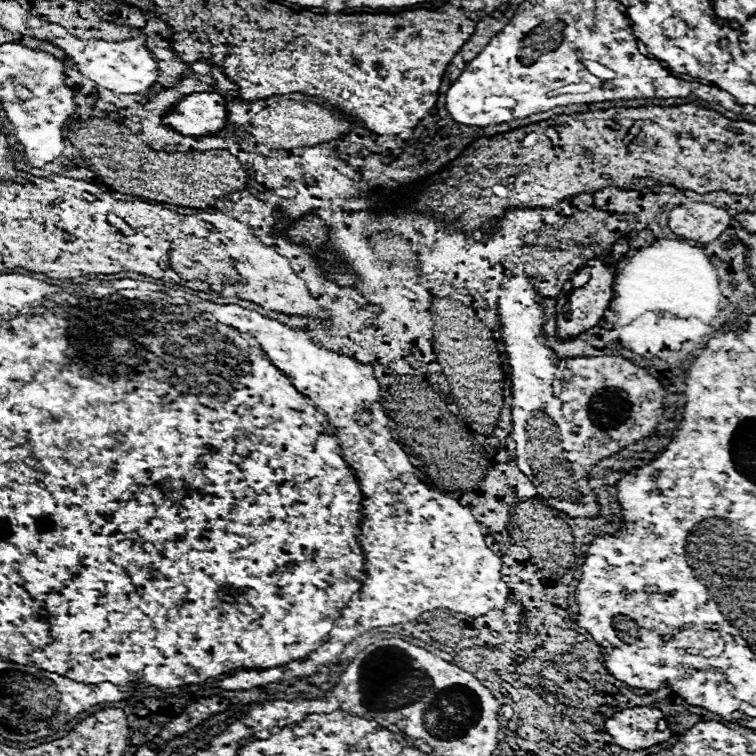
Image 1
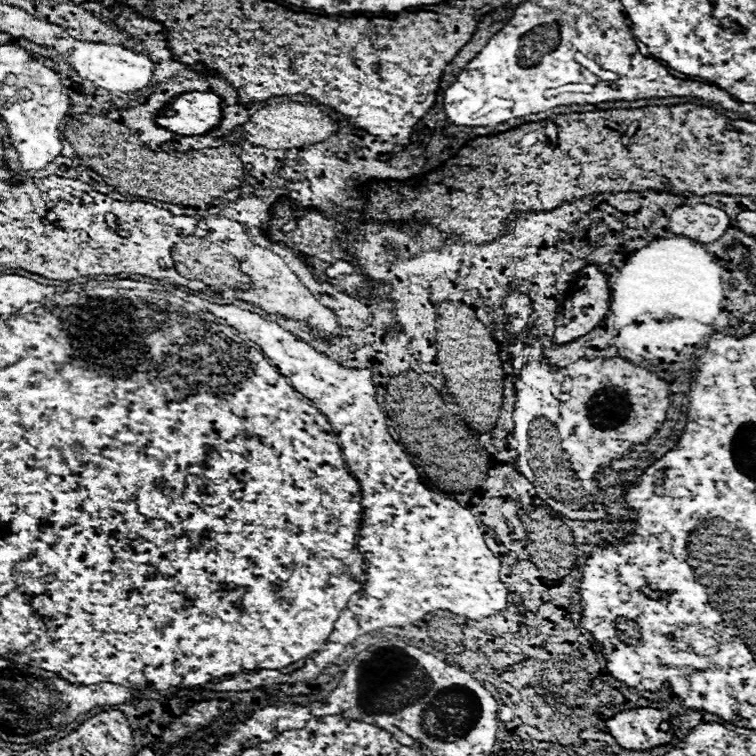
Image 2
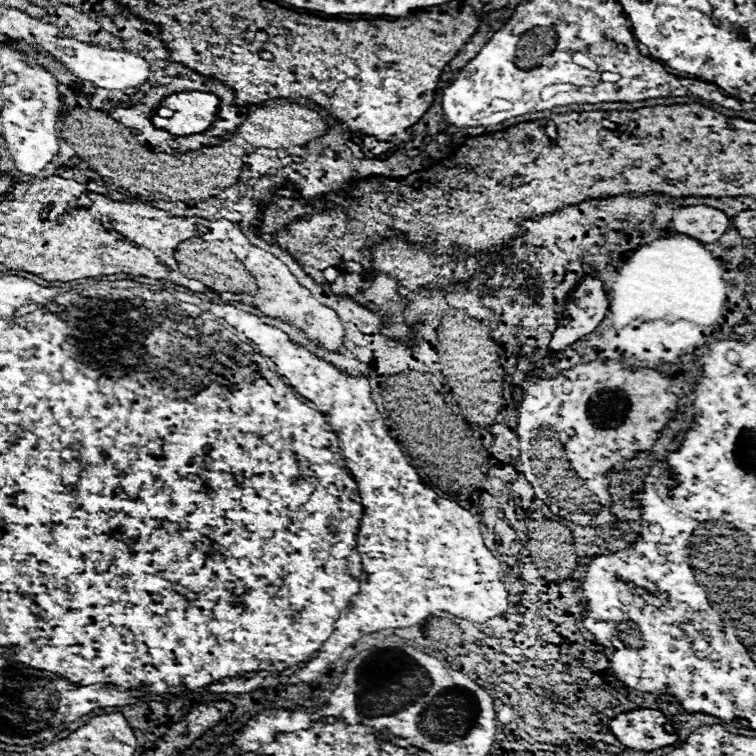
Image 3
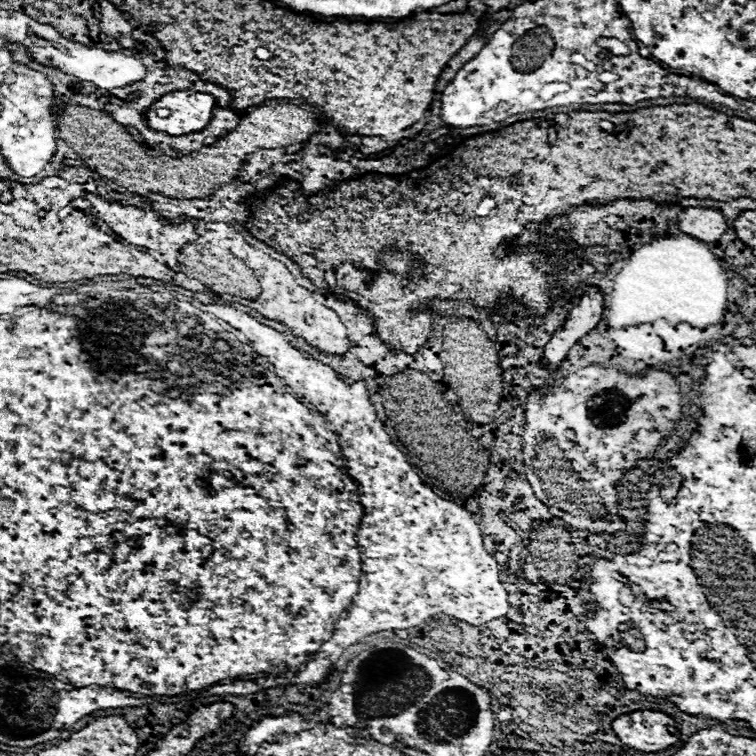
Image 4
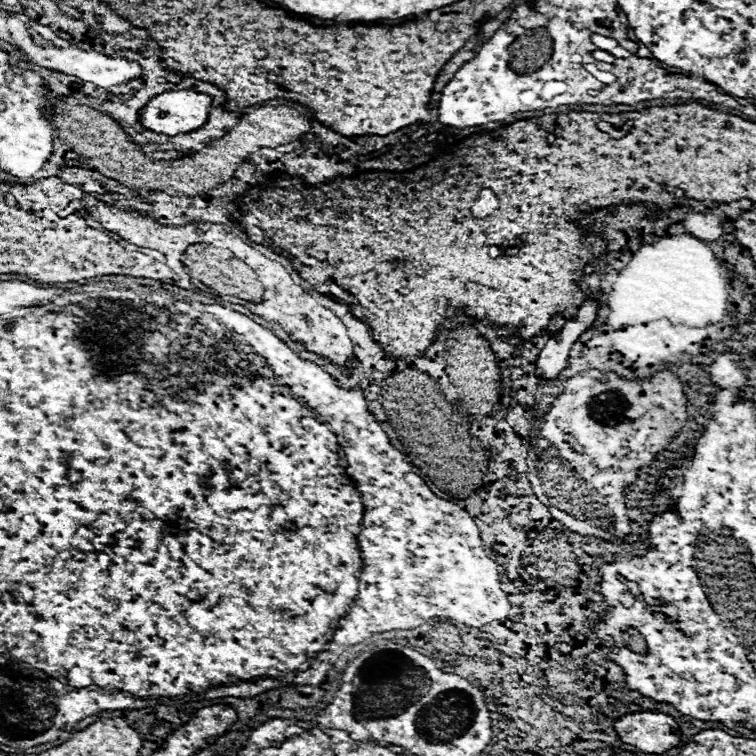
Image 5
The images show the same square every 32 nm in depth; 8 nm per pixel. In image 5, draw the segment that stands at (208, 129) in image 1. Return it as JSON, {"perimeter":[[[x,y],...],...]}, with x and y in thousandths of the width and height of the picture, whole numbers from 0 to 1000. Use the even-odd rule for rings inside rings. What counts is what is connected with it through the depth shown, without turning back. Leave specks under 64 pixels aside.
{"perimeter":[[[230,119],[204,127],[183,148],[188,169],[206,177],[235,180],[265,169],[272,161],[280,130],[254,119]]]}

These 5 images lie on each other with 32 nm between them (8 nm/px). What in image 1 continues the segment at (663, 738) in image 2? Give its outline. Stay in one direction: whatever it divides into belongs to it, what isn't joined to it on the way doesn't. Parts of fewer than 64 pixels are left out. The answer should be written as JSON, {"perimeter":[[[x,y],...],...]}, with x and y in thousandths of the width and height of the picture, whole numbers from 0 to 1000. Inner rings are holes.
{"perimeter":[[[841,934],[815,942],[802,952],[802,968],[812,976],[820,989],[849,992],[889,976],[889,966],[868,966],[870,955],[878,950],[878,942],[870,937]]]}

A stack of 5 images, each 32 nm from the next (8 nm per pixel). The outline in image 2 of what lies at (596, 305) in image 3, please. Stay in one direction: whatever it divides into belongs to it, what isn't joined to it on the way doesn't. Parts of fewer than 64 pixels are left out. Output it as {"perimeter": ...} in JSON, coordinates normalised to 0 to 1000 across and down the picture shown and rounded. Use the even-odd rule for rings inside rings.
{"perimeter":[[[778,352],[775,354],[778,370],[772,373],[772,378],[767,381],[757,381],[746,399],[743,399],[743,410],[738,413],[735,421],[735,439],[733,439],[733,455],[735,458],[746,458],[759,452],[762,447],[778,442],[780,437],[786,437],[802,418],[804,413],[804,399],[807,399],[807,384],[804,384],[804,370],[802,365],[788,354],[788,352]]]}

